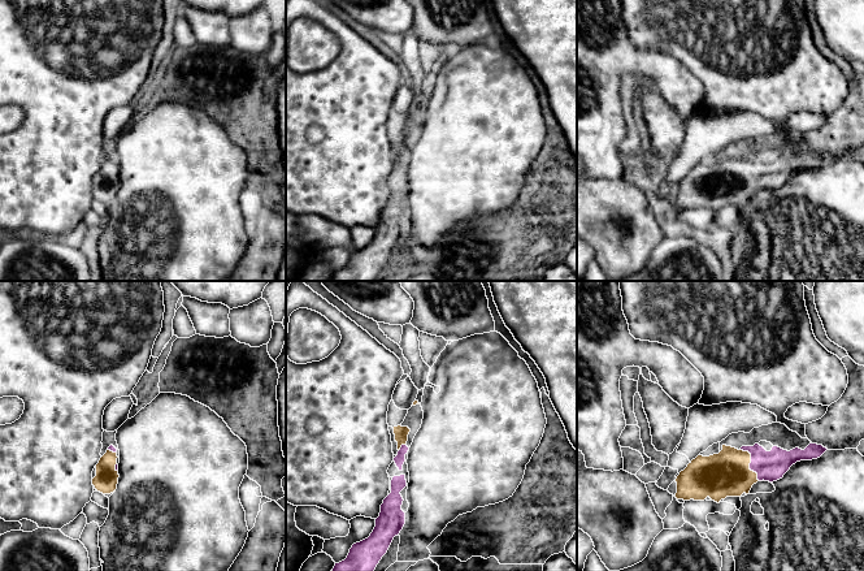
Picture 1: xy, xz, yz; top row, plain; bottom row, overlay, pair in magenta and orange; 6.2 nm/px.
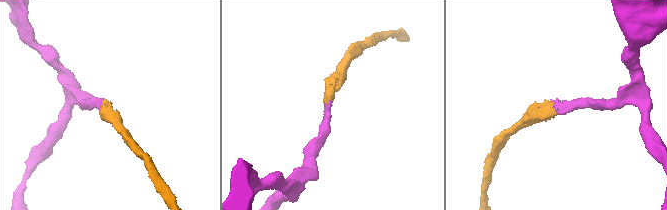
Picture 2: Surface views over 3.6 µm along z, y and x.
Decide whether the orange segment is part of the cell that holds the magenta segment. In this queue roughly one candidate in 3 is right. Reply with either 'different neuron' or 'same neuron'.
same neuron

